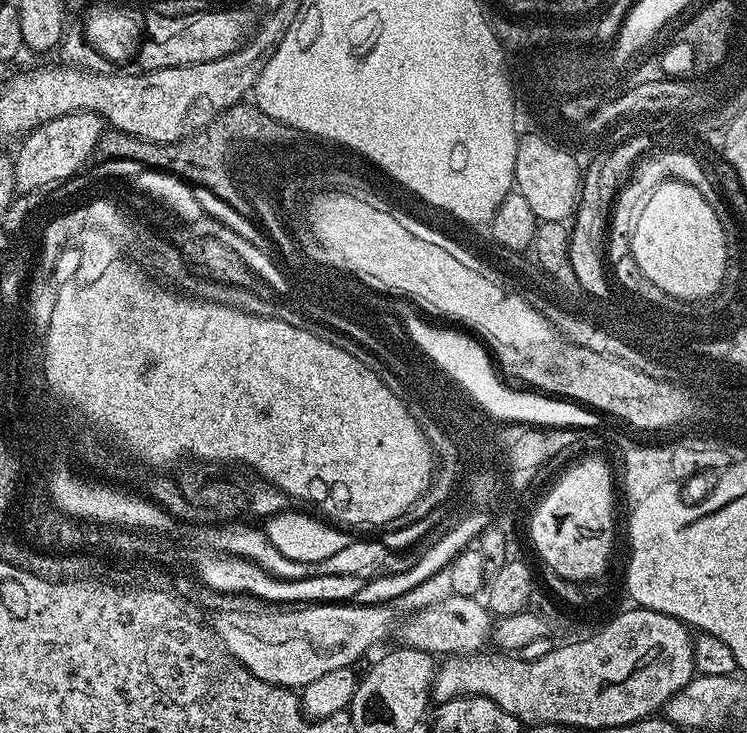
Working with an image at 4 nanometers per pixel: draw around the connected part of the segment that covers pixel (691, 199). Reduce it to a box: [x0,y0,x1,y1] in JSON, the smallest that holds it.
[631,179,725,296]

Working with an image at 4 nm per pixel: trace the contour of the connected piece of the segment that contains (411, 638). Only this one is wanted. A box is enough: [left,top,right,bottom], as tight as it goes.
[403,594,494,657]

